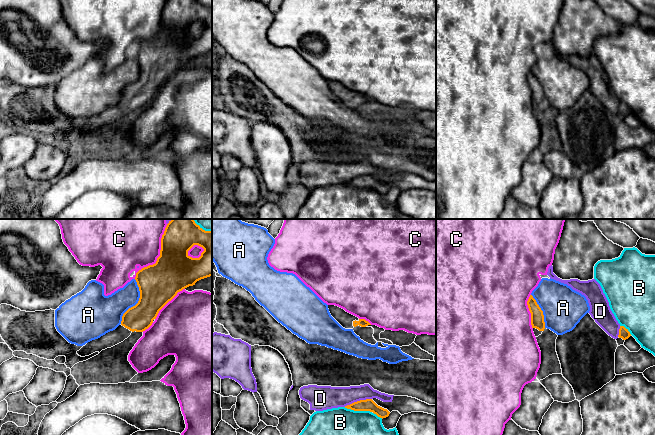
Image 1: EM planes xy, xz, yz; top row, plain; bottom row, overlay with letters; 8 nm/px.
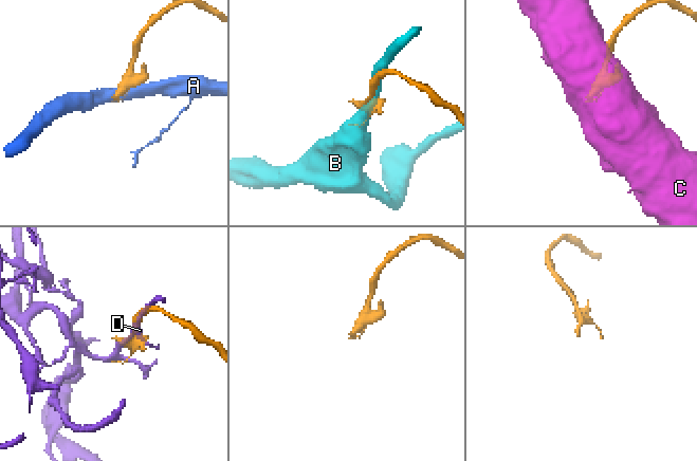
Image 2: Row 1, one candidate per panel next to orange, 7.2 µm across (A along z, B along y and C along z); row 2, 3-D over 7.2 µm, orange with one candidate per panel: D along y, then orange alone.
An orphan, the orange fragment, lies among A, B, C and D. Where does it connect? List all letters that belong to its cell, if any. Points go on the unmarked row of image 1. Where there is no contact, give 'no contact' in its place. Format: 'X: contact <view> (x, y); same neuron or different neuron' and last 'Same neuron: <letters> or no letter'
A: contact xy (138, 78); different neuron
B: contact xz (358, 186); different neuron
C: contact xy (160, 31); different neuron
D: contact xz (357, 177); different neuron
Same neuron: no letter

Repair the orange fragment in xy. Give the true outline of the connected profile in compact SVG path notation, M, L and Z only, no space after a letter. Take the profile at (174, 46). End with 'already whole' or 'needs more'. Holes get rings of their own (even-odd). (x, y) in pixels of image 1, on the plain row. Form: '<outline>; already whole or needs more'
M167 0L156 39L136 49L140 67L138 79L123 90L121 100L115 106L88 118L77 130L85 133L100 129L123 118L134 107L145 107L178 68L210 52L212 7L205 7L197 0ZM194 21L204 25L199 34L188 31Z; needs more

